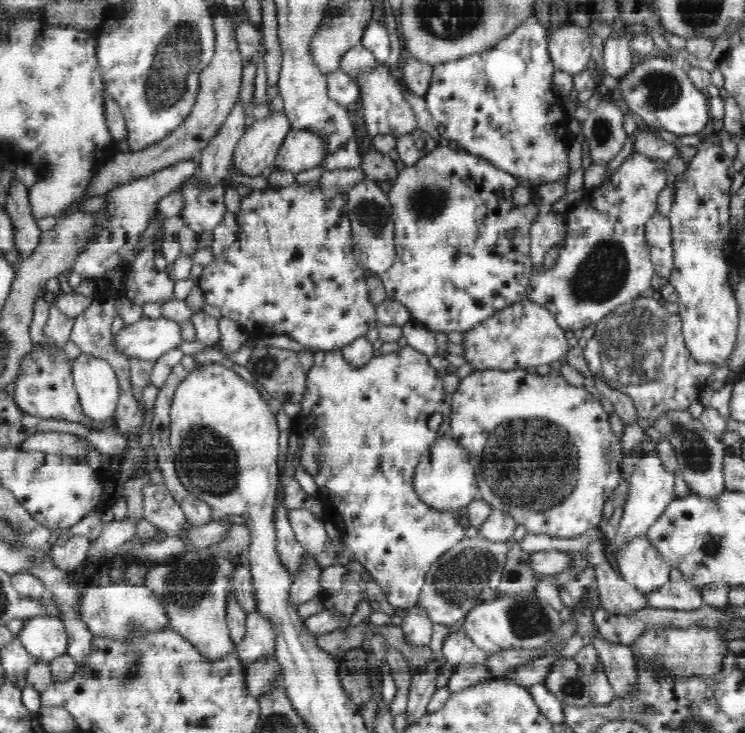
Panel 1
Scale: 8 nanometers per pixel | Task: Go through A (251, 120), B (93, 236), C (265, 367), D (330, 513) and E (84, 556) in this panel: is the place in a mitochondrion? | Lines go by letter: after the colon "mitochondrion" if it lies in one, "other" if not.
A: other
B: other
C: mitochondrion
D: other
E: other

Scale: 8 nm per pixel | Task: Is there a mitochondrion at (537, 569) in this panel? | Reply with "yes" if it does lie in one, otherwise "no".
no

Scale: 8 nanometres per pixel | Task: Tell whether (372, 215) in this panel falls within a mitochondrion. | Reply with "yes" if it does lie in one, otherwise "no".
yes

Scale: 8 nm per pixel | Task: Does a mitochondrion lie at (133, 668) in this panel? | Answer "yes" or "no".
yes

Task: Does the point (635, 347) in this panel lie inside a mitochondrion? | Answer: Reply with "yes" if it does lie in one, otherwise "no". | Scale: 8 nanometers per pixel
yes

